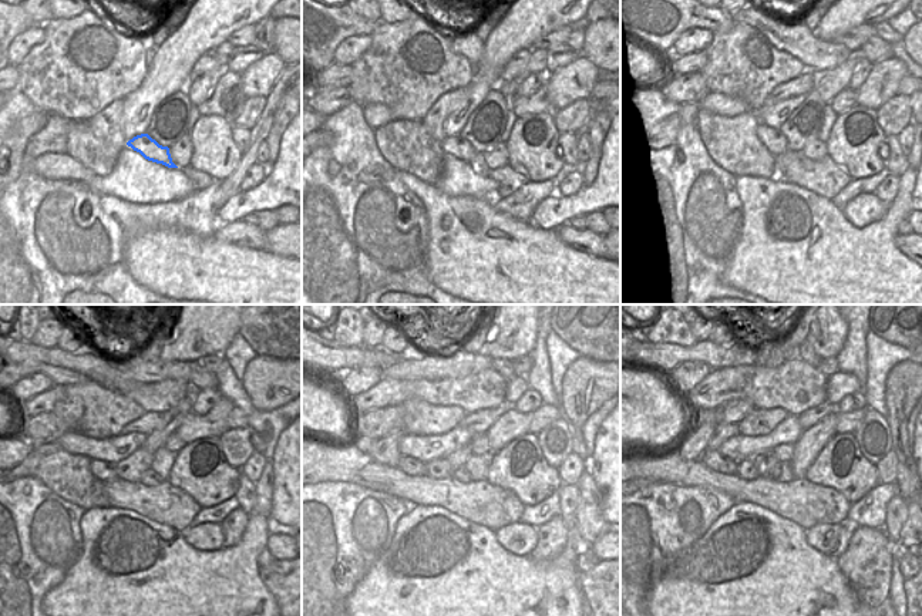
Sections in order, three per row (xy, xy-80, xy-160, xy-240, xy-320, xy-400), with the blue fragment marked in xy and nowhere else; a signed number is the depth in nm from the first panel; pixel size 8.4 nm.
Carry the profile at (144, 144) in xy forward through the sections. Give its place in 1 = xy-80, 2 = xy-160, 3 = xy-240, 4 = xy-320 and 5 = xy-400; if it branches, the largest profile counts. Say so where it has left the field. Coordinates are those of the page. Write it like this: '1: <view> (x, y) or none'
1: xy-80 (456, 145)
2: xy-160 (774, 142)
3: xy-240 (133, 463)
4: xy-320 (440, 468)
5: xy-400 (746, 470)

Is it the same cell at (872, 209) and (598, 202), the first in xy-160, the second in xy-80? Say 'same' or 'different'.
same

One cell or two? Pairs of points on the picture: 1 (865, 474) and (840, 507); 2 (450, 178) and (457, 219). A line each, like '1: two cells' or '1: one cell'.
1: two cells
2: two cells

